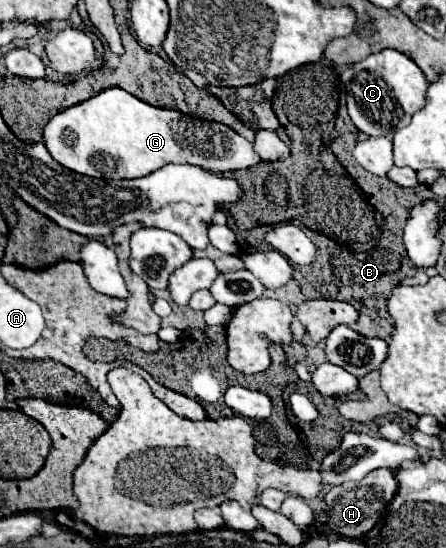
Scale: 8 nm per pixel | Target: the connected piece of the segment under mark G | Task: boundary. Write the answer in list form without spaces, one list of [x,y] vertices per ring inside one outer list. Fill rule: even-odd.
[[[118,86],[56,114],[46,124],[44,144],[64,168],[106,180],[142,178],[166,164],[196,164],[206,166],[206,170],[228,172],[260,162],[254,146],[230,126],[146,104]]]

